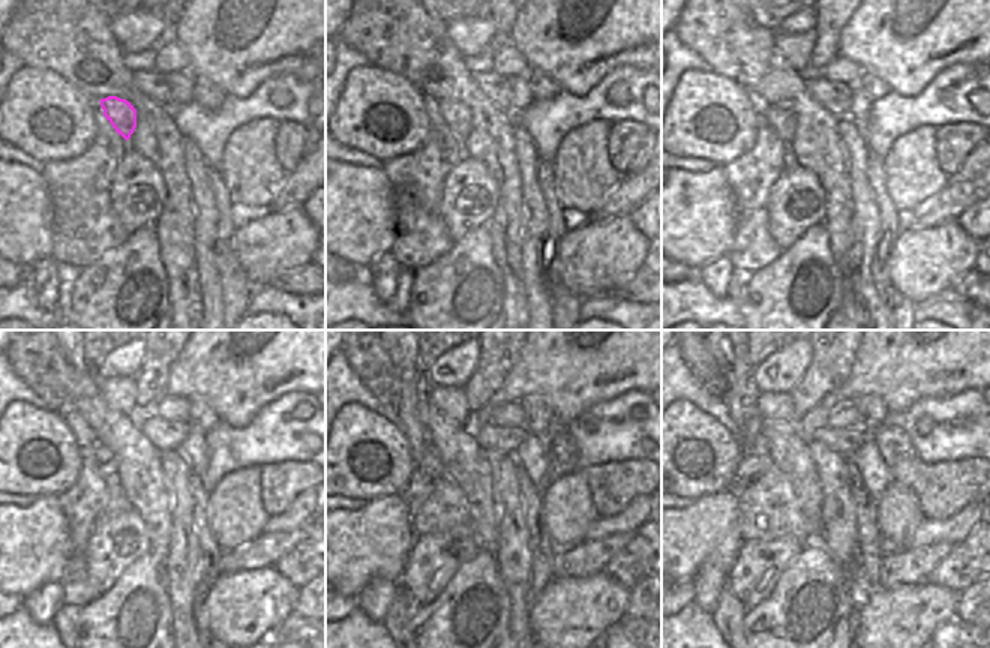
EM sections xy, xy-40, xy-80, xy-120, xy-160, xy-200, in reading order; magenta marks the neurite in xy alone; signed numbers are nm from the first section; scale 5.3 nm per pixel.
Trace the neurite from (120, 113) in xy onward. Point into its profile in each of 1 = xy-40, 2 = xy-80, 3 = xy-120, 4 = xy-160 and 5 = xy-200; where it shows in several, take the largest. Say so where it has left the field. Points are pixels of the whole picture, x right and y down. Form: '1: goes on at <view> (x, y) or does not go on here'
1: goes on at xy-40 (458, 117)
2: goes on at xy-80 (783, 122)
3: goes on at xy-120 (107, 467)
4: goes on at xy-160 (431, 462)
5: goes on at xy-200 (750, 467)

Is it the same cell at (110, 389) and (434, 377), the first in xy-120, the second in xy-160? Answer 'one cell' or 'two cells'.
two cells

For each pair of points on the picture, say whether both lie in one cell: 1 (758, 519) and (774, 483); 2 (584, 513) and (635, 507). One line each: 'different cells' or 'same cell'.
1: same cell
2: different cells

